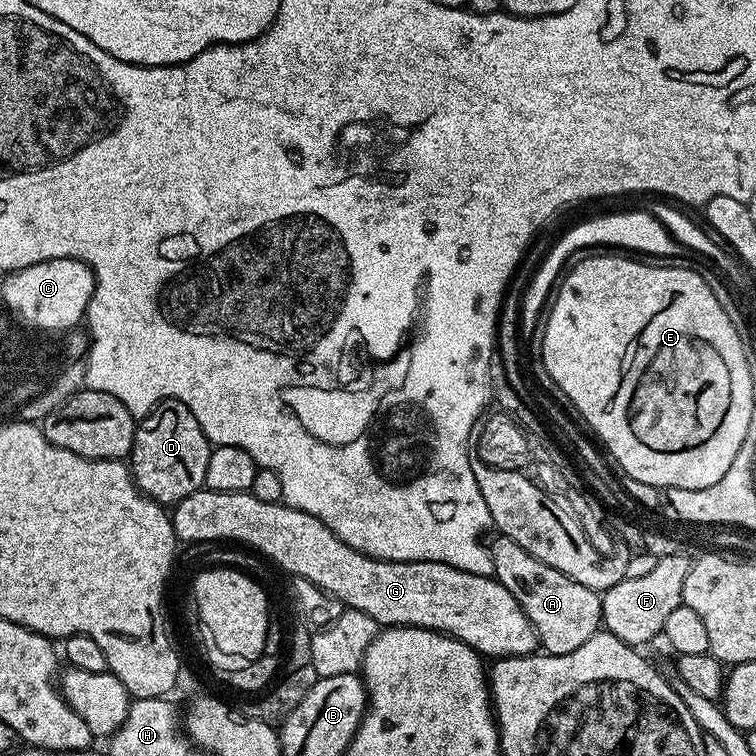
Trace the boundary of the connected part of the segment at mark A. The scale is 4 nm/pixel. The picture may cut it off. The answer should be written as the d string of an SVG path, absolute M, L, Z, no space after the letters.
M497 535L495 539L490 544L495 579L514 594L518 606L522 606L534 626L539 647L547 655L570 654L570 650L578 650L582 642L601 631L604 614L601 593L566 578L554 566L546 566L546 562L522 550L510 537Z

